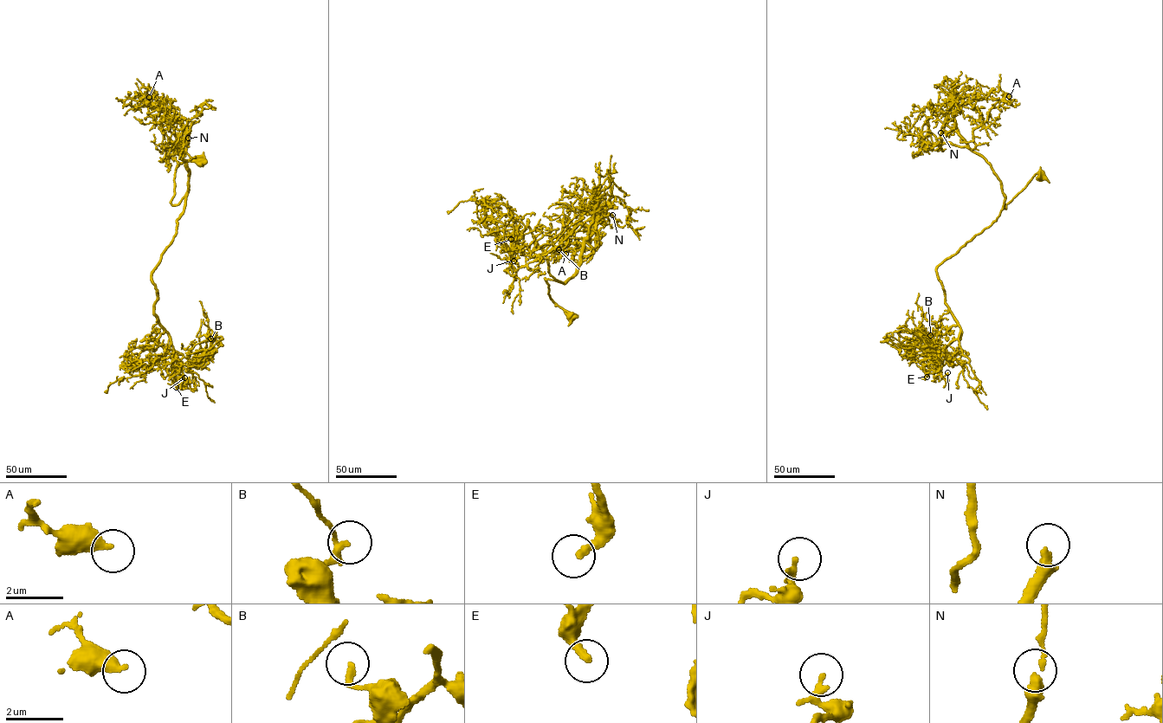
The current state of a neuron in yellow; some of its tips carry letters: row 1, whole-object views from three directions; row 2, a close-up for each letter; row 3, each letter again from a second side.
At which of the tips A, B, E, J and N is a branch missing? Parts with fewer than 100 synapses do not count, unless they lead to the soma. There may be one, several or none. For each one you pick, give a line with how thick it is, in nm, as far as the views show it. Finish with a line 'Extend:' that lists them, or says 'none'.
N: 360 nm
Extend: N

